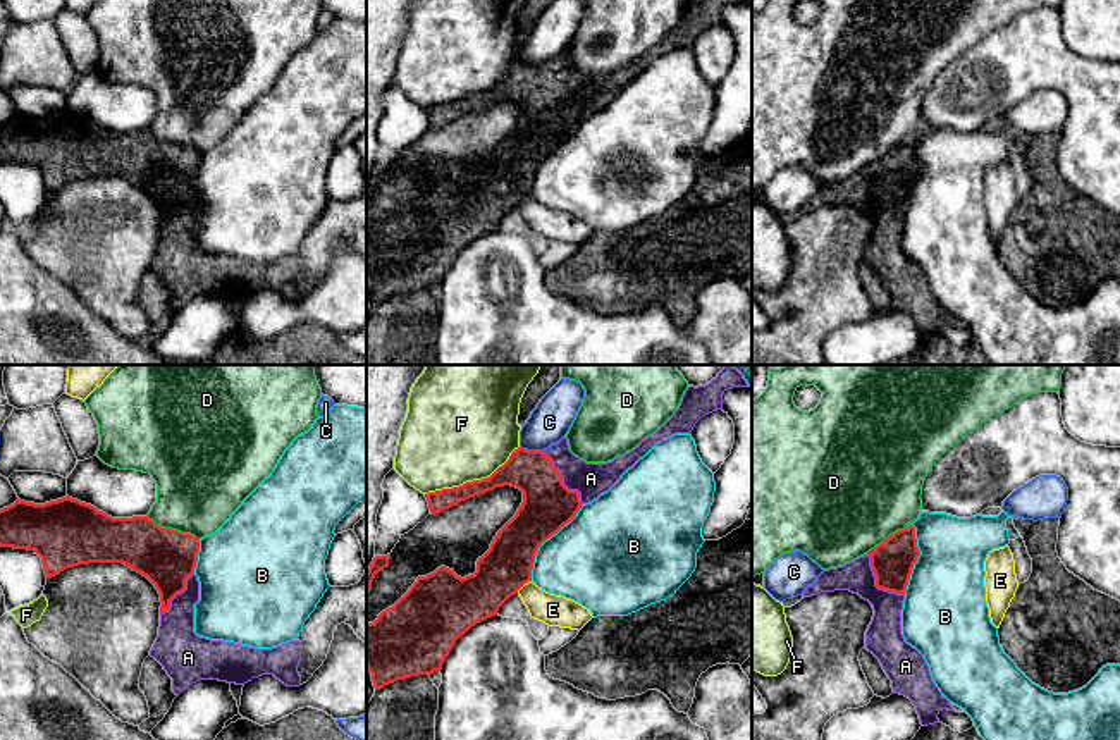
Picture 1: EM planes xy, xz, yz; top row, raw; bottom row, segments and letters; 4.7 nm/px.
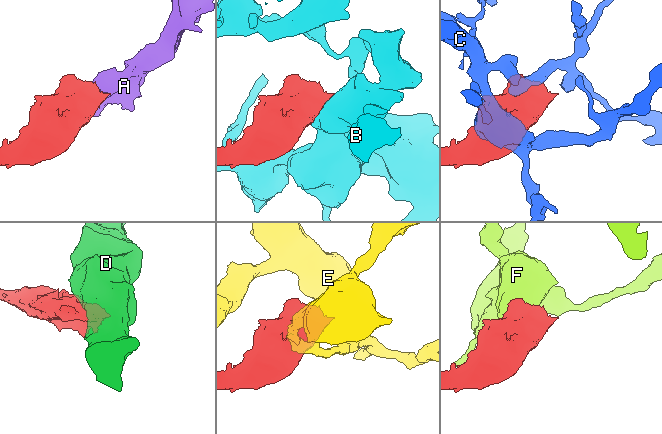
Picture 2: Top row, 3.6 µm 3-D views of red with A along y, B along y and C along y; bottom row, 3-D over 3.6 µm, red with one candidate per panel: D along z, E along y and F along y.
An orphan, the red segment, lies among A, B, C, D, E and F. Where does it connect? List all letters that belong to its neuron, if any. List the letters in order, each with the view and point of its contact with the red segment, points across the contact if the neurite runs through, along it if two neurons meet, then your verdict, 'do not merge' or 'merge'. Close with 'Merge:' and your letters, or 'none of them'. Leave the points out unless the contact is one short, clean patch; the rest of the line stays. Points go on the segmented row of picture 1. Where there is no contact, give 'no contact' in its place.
A: contact xz (561, 480); merge
B: contact xz (546, 539); do not merge
C: contact xz (530, 451); do not merge
D: contact xy (171, 529); do not merge
E: contact xz (523, 584); do not merge
F: contact xz (473, 480); do not merge
Merge: A

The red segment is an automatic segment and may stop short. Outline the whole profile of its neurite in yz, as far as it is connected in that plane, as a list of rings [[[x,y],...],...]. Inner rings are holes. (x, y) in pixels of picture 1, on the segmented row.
[[[910,525],[891,533],[867,554],[824,570],[802,595],[850,590],[872,604],[874,616],[865,632],[865,649],[879,659],[893,694],[908,697],[920,725],[929,726],[939,723],[938,714],[943,709],[955,709],[932,681],[924,656],[902,635],[905,590],[919,556],[915,527]]]

